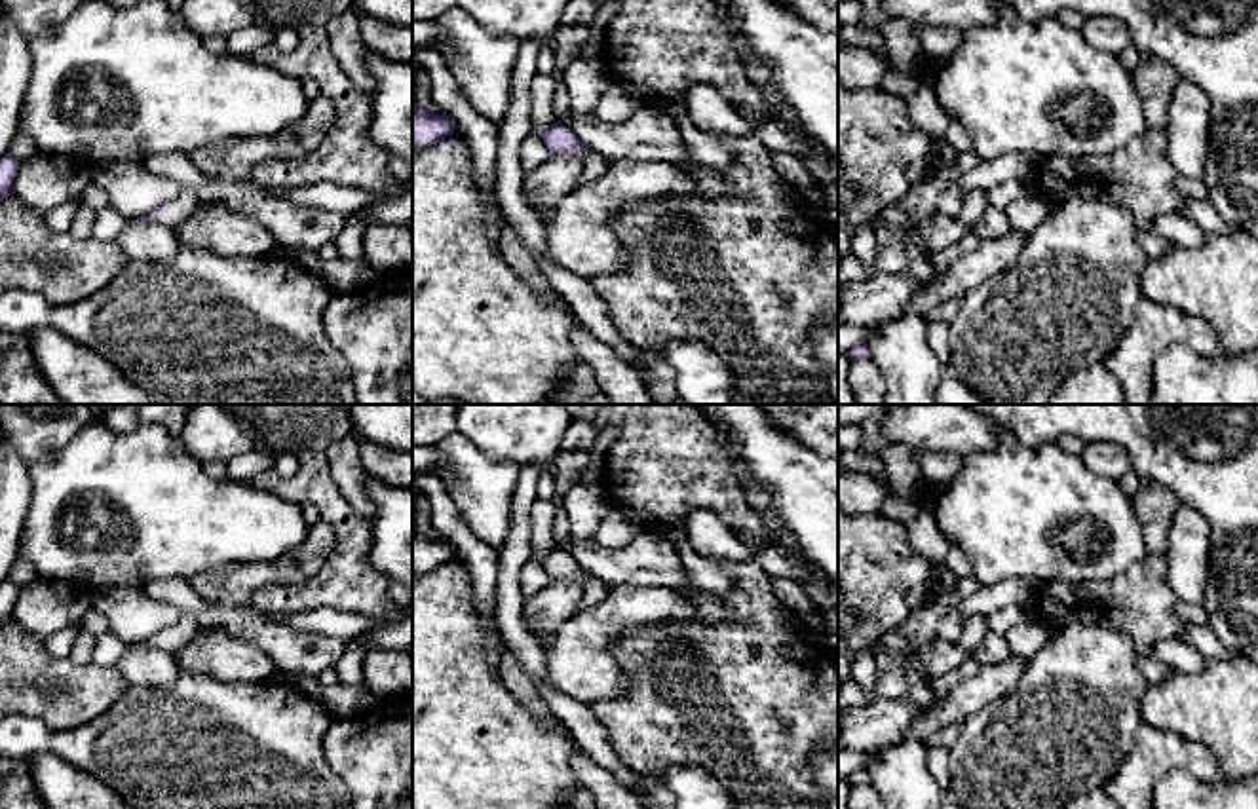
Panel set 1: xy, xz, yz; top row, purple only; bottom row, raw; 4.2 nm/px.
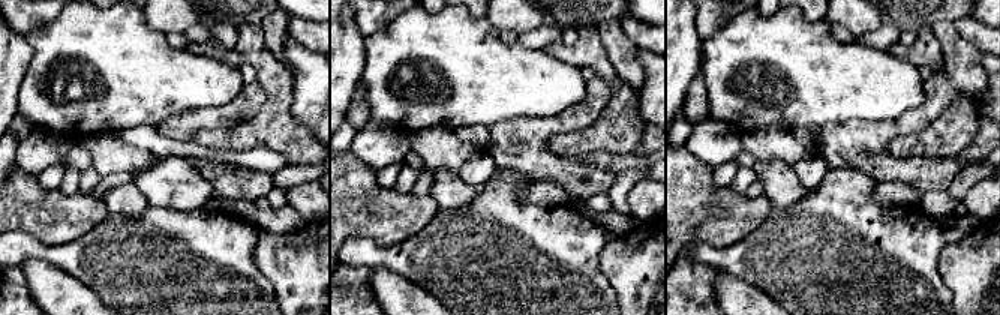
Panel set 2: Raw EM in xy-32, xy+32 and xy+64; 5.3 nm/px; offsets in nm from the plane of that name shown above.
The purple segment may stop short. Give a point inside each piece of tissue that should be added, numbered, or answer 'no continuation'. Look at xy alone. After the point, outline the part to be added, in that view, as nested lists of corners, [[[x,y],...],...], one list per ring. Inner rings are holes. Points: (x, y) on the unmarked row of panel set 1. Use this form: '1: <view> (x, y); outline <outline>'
1: xy (175, 591); outline [[[169,577],[150,581],[146,593],[160,602],[171,604],[181,611],[181,619],[167,630],[167,636],[156,646],[162,651],[173,653],[182,648],[200,629],[200,615],[209,608],[188,579]]]

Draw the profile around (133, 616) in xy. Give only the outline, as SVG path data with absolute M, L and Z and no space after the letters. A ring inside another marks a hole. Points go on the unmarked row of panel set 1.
M120 585L89 596L91 608L108 619L108 630L125 646L163 634L181 619L179 608L154 600L144 587Z

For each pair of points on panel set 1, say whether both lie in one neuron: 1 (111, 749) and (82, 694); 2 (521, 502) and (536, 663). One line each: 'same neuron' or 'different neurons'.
1: different neurons
2: same neuron

